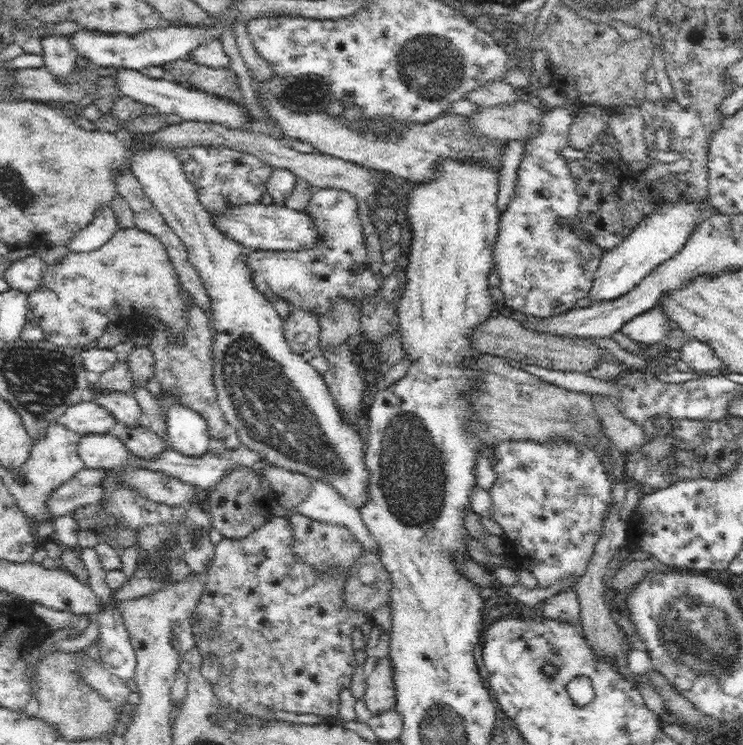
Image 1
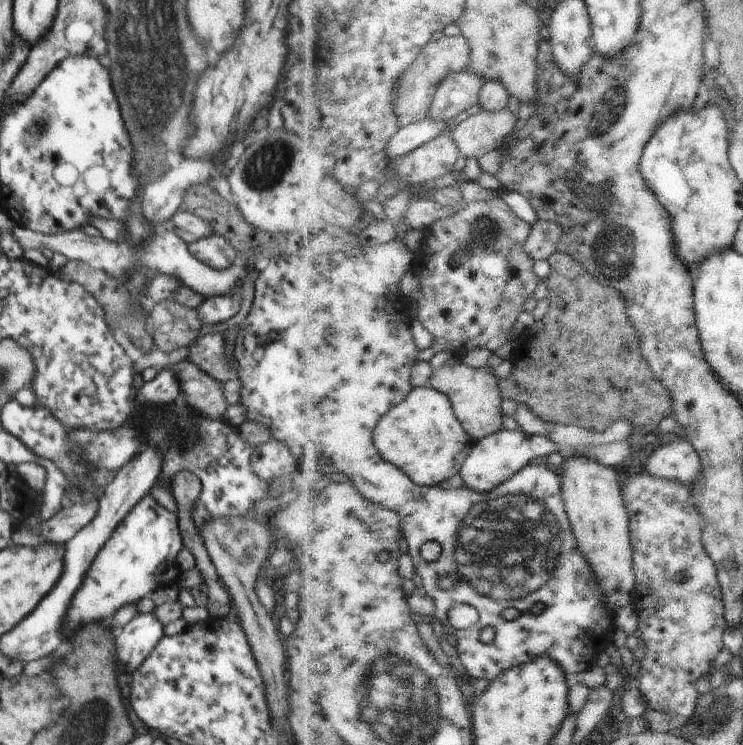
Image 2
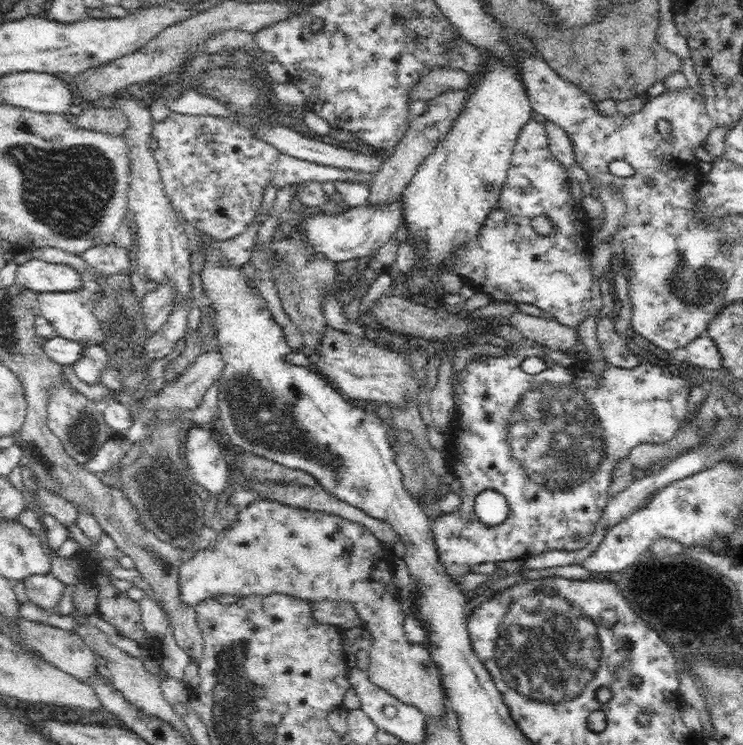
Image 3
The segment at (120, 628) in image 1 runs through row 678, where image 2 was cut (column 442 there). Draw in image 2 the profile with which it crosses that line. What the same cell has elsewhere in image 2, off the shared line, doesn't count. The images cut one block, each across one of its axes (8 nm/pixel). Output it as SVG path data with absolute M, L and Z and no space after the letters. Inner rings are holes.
M429 115L424 120L401 128L389 144L388 151L392 160L404 157L408 152L413 152L423 144L442 135L448 126L447 123L448 121L435 121Z

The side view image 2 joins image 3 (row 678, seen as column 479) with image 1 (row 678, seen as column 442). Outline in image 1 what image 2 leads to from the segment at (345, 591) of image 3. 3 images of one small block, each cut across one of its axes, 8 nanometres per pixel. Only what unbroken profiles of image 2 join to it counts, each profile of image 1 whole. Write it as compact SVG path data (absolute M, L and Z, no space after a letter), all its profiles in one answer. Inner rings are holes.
M388 655L378 662L373 673L367 678L367 686L361 696L372 717L380 716L395 706L392 667Z

